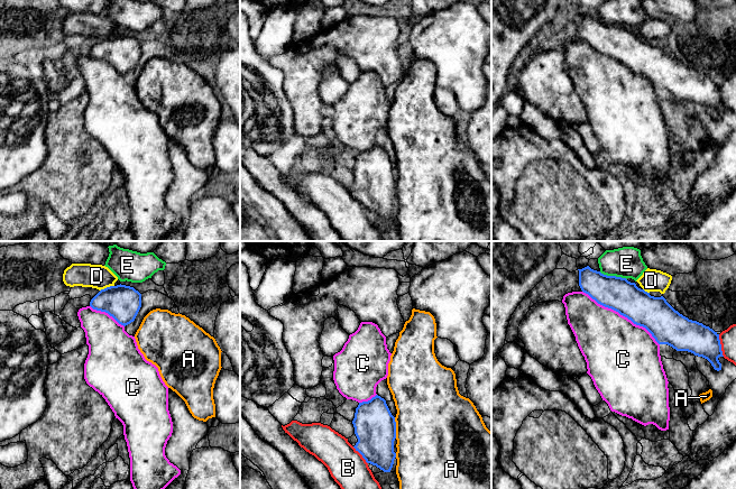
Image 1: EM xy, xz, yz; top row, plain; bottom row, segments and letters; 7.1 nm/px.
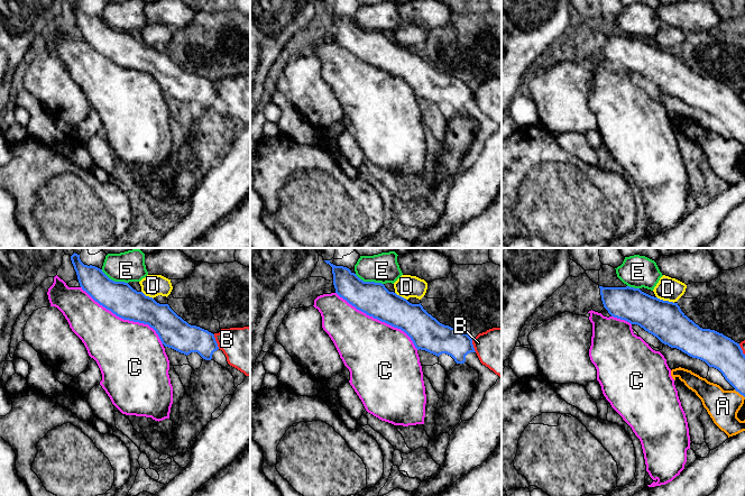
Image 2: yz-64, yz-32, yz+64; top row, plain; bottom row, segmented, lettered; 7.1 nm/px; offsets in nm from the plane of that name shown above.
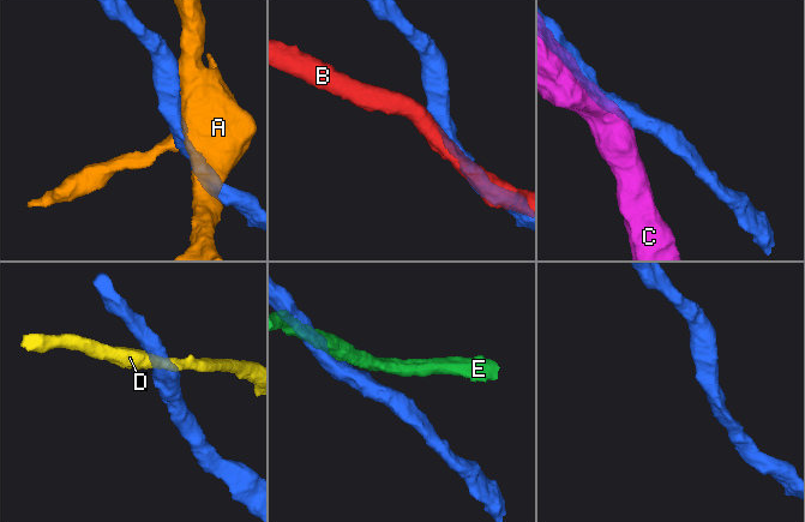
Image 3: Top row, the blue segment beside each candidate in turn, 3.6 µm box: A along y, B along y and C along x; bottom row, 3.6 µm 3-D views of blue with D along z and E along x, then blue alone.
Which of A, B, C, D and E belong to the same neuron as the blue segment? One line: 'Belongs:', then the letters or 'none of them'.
Belongs: C

